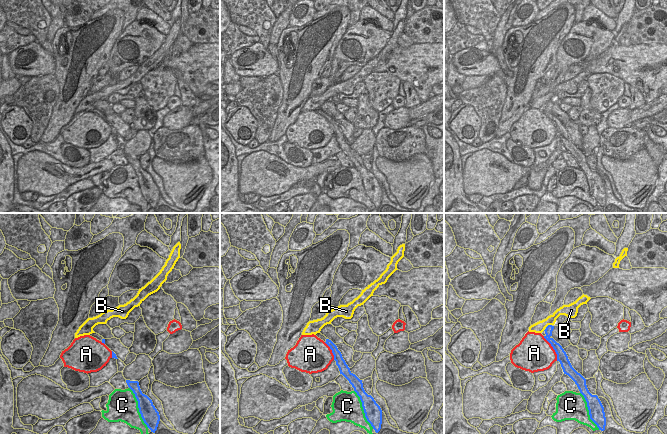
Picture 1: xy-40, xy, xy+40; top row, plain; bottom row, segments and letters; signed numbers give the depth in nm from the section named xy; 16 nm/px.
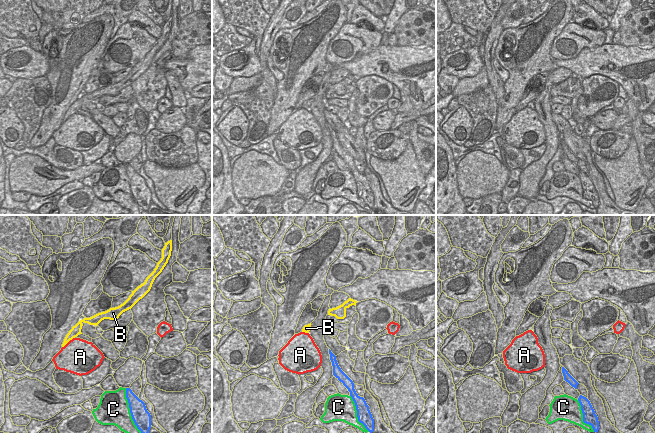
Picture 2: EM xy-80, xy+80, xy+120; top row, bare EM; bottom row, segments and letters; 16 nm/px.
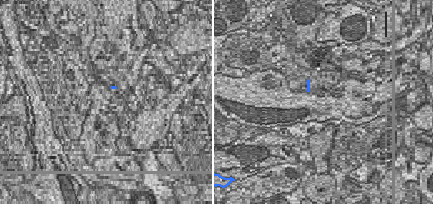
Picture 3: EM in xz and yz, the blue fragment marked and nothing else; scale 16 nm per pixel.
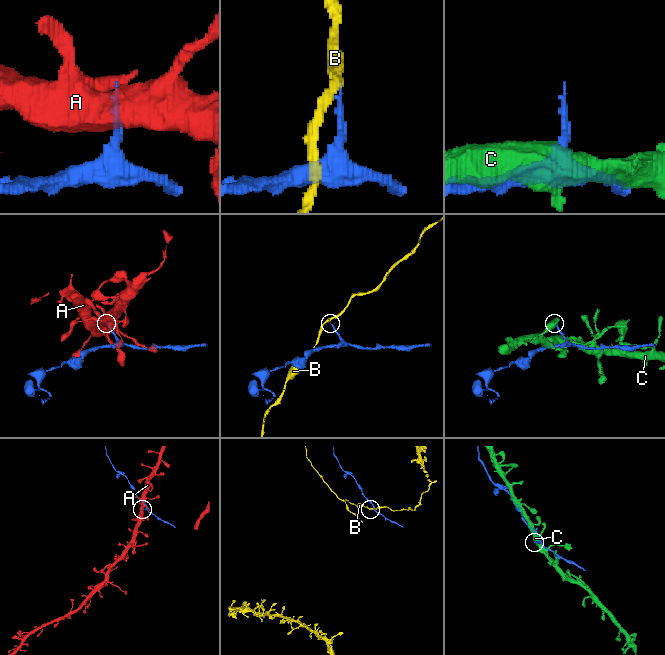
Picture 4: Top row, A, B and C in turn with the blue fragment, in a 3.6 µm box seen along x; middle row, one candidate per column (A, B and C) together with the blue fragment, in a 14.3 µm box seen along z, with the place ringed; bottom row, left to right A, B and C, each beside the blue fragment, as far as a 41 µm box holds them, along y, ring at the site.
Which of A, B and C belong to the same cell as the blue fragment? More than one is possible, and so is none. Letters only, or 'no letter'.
no letter

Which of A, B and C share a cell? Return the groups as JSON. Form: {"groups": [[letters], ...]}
{"groups": [["A"], ["B"], ["C"]]}

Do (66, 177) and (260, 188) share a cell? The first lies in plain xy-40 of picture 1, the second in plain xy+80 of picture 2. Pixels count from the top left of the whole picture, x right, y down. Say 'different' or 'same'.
same

